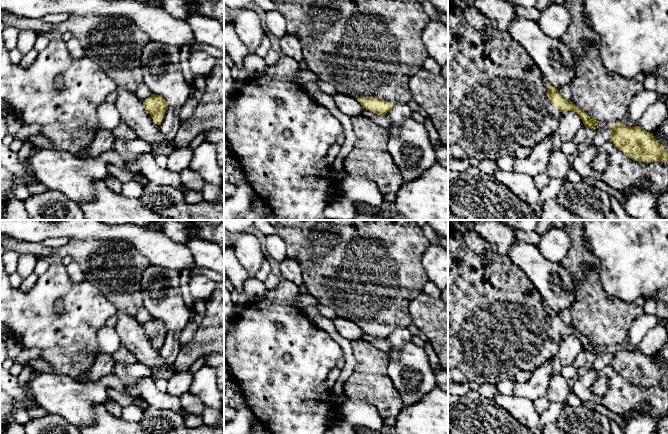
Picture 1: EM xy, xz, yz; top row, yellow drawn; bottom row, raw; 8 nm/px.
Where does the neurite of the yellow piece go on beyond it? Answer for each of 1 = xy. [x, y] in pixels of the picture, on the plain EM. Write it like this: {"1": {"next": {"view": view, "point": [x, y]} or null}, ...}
{"1": {"next": null}}

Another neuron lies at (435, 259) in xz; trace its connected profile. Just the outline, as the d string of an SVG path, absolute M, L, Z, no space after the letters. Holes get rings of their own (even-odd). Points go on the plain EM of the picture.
M430 245L421 259L428 280L441 291L448 286L448 251L442 245Z

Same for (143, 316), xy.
M142 306L138 310L135 318L143 326L145 323L151 321L153 319L153 316L144 306Z

